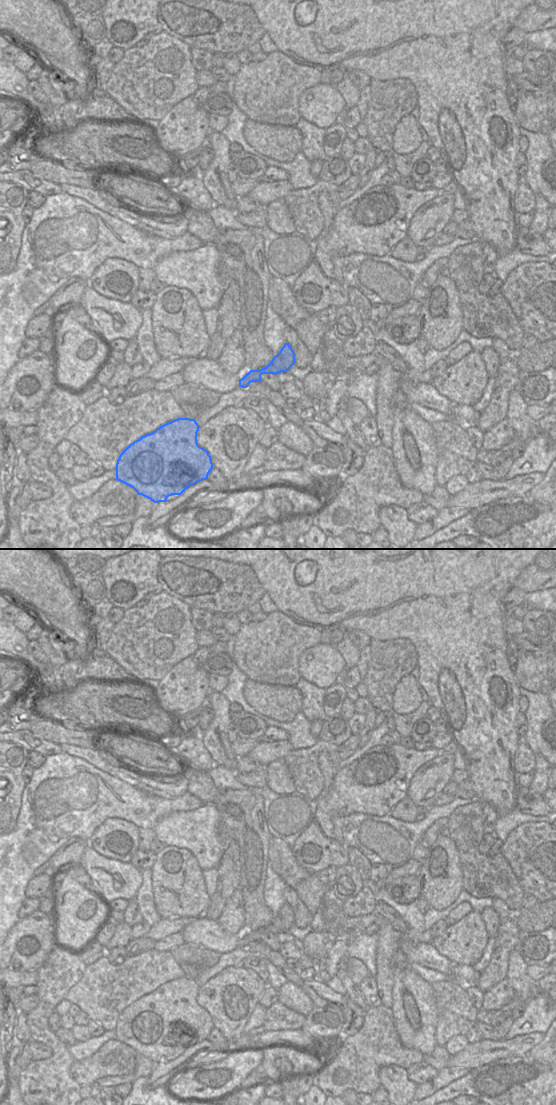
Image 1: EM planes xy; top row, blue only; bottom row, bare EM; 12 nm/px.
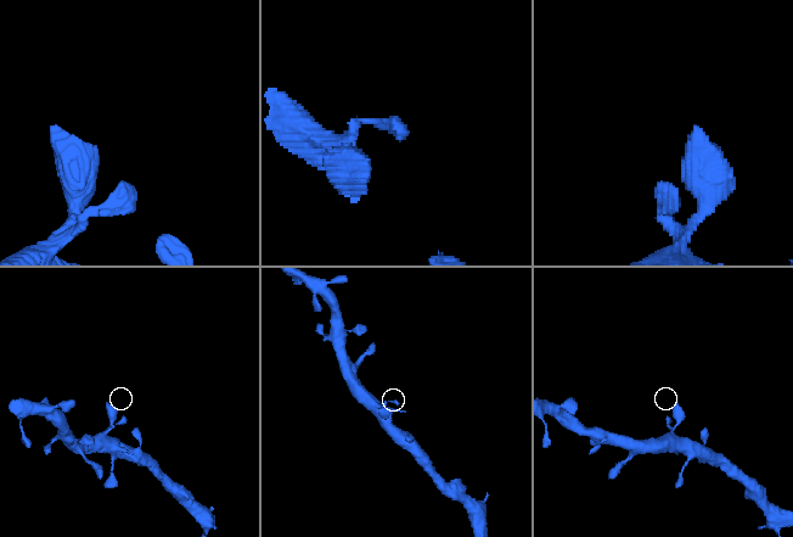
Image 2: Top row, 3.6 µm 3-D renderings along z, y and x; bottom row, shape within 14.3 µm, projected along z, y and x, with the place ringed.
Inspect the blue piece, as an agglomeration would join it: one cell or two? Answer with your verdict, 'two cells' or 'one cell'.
one cell

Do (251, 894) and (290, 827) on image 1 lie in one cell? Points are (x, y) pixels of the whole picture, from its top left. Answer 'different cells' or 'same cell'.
different cells

